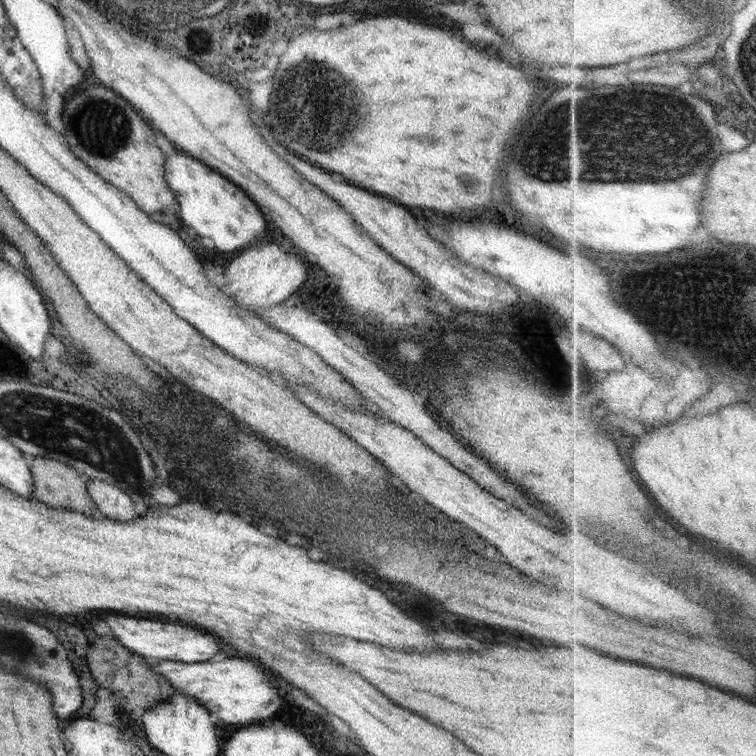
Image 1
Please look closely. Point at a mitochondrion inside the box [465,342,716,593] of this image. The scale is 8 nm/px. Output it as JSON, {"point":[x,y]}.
{"point":[564,368]}

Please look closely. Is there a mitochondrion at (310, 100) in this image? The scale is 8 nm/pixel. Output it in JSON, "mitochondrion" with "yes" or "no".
{"mitochondrion":"yes"}

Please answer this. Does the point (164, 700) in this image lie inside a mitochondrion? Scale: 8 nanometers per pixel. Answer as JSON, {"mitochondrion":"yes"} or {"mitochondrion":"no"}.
{"mitochondrion":"no"}

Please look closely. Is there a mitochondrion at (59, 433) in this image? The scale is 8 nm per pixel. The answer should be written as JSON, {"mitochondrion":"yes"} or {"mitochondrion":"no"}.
{"mitochondrion":"yes"}

